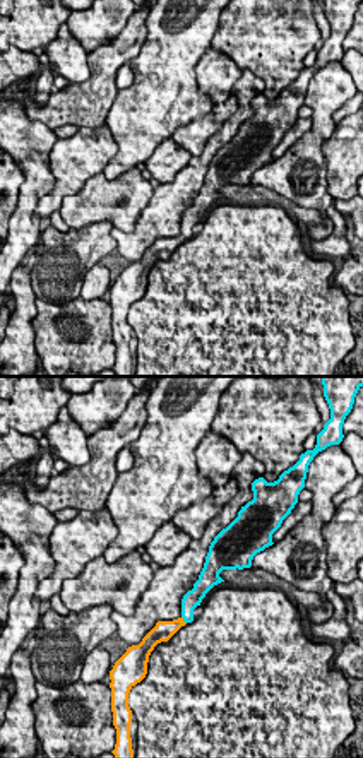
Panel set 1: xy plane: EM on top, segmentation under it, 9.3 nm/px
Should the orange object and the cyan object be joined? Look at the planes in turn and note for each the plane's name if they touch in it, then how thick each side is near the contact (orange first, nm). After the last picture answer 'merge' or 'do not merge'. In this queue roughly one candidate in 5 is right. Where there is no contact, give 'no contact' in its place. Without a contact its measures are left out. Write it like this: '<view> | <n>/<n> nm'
xy | 190/160 nm

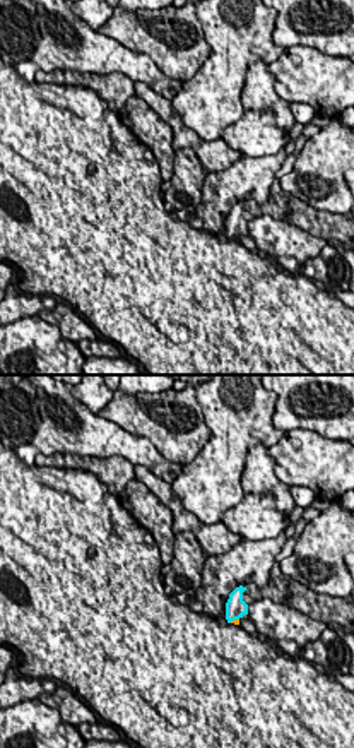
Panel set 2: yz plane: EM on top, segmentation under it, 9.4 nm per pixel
yz | 60/190 nm

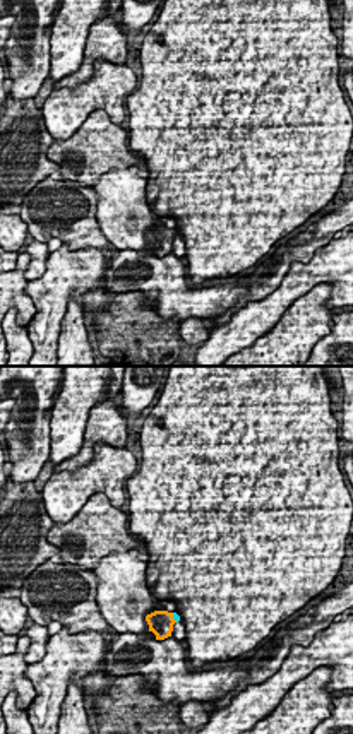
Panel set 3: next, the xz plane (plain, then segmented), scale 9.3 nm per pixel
xz | 220/60 nm

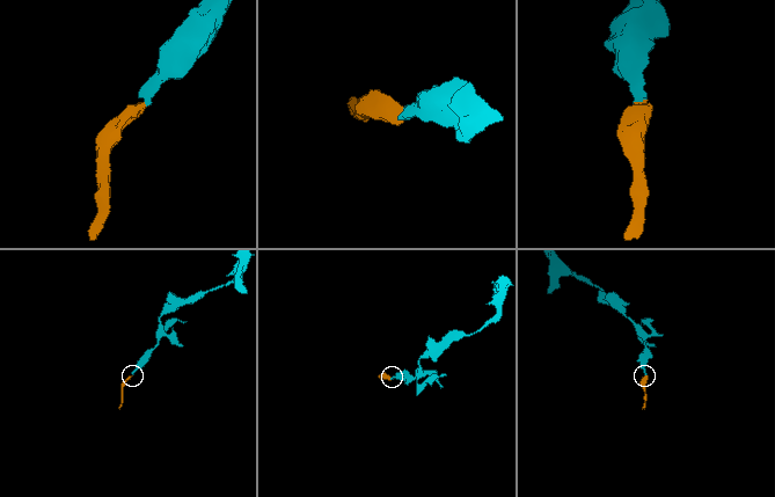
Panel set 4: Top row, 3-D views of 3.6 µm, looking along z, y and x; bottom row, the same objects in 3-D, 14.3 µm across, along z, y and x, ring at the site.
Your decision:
merge

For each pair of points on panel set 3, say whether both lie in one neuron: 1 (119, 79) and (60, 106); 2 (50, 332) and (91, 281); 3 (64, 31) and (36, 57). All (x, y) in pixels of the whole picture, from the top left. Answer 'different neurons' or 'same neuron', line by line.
1: same neuron
2: same neuron
3: different neurons

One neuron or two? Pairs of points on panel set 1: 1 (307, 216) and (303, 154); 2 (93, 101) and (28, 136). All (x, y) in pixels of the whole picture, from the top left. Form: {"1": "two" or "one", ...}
{"1": "two", "2": "two"}

